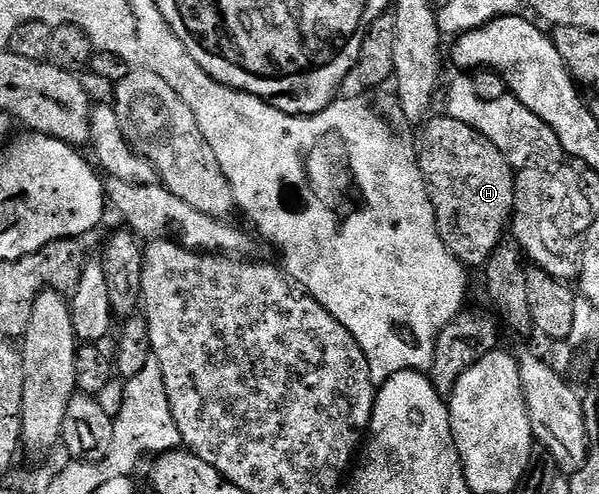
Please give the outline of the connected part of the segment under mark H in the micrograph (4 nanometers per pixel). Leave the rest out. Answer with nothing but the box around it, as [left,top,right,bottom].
[416,114,516,266]

